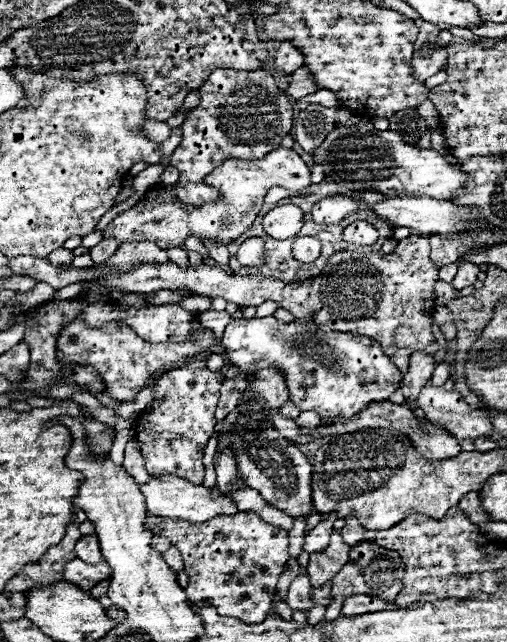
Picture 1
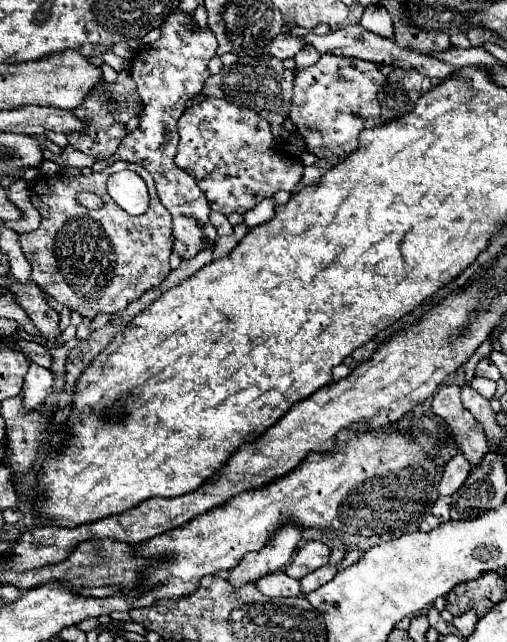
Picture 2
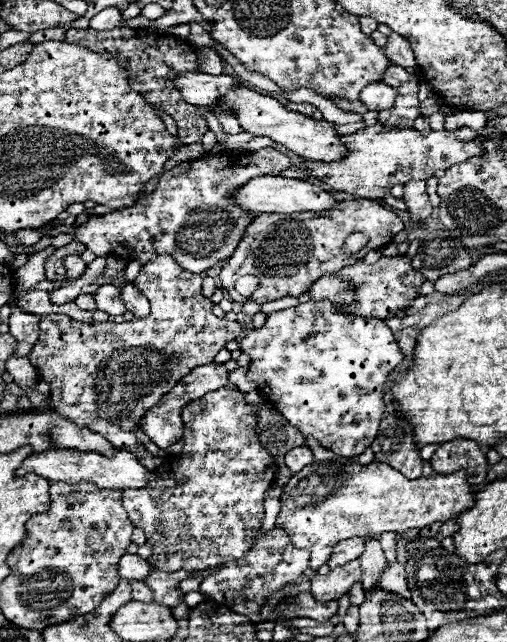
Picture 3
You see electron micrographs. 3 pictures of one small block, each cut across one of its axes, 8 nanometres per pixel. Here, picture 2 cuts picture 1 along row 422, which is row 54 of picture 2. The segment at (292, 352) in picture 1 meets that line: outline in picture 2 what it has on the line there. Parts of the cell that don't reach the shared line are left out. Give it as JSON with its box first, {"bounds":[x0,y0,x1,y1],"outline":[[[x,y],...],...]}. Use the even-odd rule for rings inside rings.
{"bounds":[290,54,386,158],"outline":[[[324,54],[312,68],[296,70],[290,120],[306,140],[306,150],[318,158],[354,152],[358,148],[358,134],[364,128],[382,124],[376,94],[384,82],[386,78],[378,72],[376,64],[346,56]]]}

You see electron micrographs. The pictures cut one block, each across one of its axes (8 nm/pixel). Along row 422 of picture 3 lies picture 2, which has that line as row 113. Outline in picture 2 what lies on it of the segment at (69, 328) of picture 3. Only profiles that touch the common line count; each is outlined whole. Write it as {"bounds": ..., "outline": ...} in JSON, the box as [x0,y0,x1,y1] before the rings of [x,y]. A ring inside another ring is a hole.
{"bounds":[68,72,140,160],"outline":[[[118,72],[118,82],[116,84],[106,84],[100,82],[82,102],[80,108],[76,108],[74,112],[84,120],[86,124],[86,132],[84,134],[72,134],[68,136],[68,144],[76,150],[80,150],[86,156],[92,156],[94,160],[104,160],[110,158],[112,152],[118,148],[120,140],[122,140],[122,132],[124,126],[128,124],[128,120],[132,116],[140,114],[140,96],[136,92],[136,84],[132,80],[132,76],[128,72]]]}

